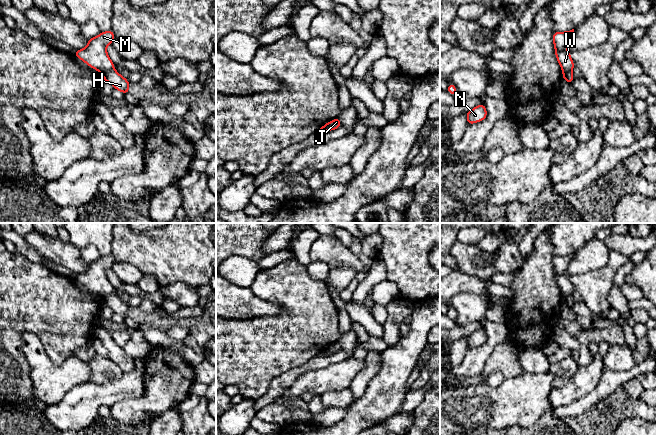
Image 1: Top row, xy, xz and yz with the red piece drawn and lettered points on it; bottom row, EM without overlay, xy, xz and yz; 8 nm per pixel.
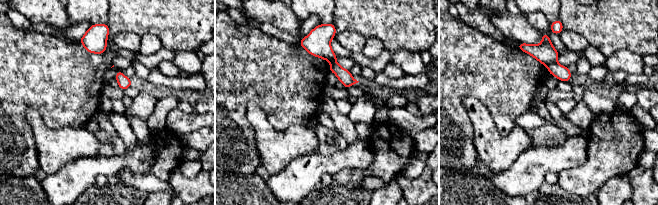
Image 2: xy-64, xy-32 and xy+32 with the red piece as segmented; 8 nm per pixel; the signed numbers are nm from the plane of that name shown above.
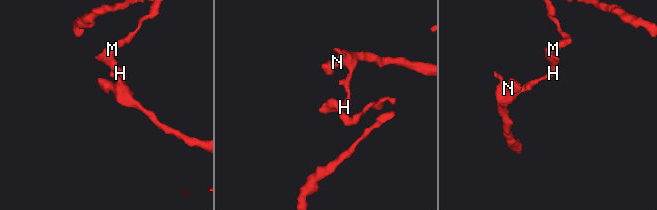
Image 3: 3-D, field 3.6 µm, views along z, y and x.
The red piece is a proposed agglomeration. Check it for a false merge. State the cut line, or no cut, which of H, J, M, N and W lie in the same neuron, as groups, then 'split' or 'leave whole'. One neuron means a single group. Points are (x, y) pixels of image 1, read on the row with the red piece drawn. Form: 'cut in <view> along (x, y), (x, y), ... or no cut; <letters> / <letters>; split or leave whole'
cut in xy along (112, 68), (102, 73); H J N / M W; split

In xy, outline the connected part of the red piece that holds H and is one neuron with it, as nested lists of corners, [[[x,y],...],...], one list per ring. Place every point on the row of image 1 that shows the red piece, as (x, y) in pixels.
[[[111,69],[107,72],[102,73],[103,80],[110,83],[114,89],[121,91],[123,94],[130,92],[127,78],[122,77],[118,71]]]

